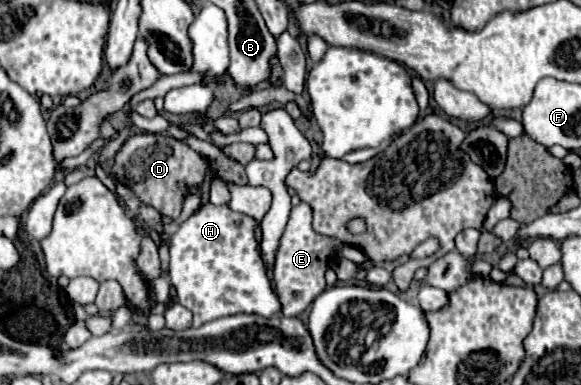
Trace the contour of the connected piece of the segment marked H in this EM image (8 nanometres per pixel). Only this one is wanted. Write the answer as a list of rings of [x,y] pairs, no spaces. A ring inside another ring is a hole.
[[[204,204],[172,236],[170,284],[176,288],[180,304],[194,314],[194,328],[238,312],[264,318],[282,314],[280,298],[256,250],[254,228],[254,218],[232,212],[226,204]]]

